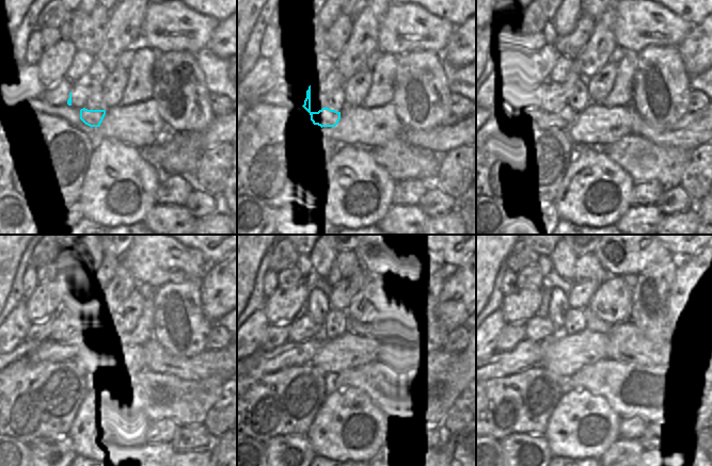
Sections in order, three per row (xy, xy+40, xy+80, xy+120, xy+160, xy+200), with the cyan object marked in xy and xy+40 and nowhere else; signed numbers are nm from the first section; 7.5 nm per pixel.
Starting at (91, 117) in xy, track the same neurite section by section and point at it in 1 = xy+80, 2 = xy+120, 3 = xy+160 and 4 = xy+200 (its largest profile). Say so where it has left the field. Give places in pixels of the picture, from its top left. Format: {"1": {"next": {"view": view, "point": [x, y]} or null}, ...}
{"1": {"next": {"view": "xy+80", "point": [563, 119]}}, "2": {"next": {"view": "xy+120", "point": [49, 351]}}, "3": {"next": {"view": "xy+160", "point": [289, 353]}}, "4": {"next": {"view": "xy+200", "point": [526, 353]}}}

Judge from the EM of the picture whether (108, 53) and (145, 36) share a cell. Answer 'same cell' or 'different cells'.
different cells

